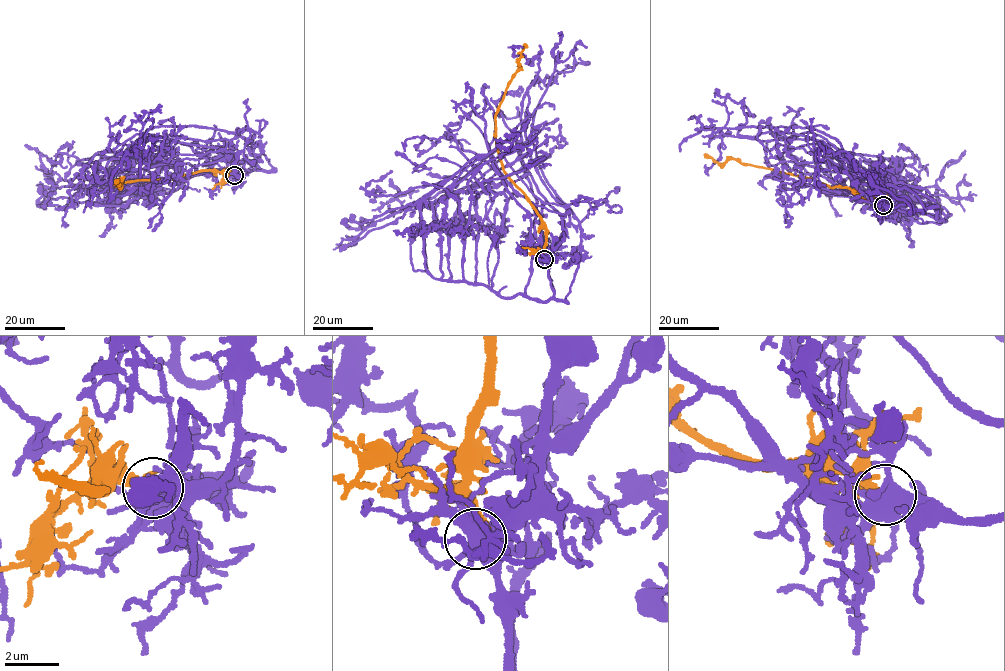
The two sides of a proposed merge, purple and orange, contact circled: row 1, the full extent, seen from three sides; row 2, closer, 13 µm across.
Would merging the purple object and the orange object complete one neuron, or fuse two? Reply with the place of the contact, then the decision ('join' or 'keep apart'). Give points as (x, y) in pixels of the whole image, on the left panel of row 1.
(234, 175) | join

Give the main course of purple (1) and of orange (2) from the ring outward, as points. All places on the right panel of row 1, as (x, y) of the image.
1: (883, 204), (938, 206), (947, 220), (897, 193), (884, 158), (830, 144), (773, 157), (763, 126)
2: (883, 204), (866, 201), (844, 187), (832, 187), (810, 178), (744, 165), (733, 158), (719, 164), (704, 155)

